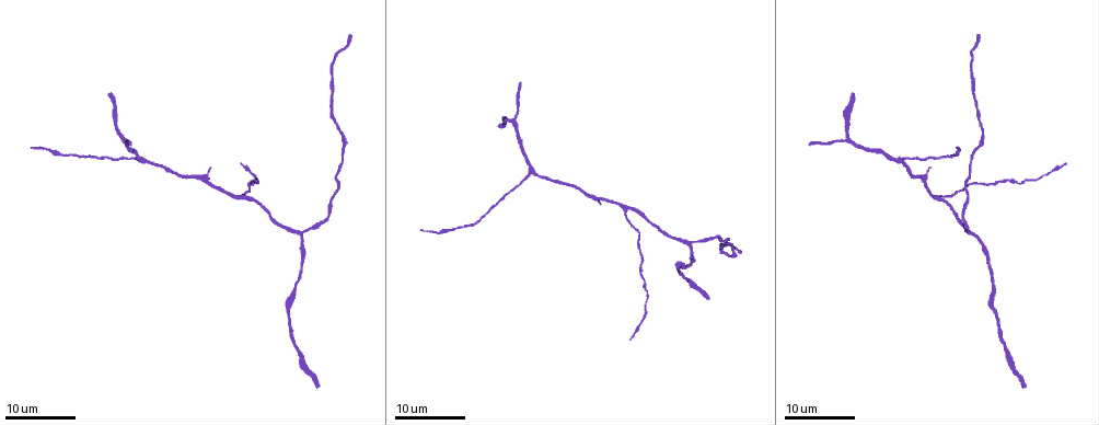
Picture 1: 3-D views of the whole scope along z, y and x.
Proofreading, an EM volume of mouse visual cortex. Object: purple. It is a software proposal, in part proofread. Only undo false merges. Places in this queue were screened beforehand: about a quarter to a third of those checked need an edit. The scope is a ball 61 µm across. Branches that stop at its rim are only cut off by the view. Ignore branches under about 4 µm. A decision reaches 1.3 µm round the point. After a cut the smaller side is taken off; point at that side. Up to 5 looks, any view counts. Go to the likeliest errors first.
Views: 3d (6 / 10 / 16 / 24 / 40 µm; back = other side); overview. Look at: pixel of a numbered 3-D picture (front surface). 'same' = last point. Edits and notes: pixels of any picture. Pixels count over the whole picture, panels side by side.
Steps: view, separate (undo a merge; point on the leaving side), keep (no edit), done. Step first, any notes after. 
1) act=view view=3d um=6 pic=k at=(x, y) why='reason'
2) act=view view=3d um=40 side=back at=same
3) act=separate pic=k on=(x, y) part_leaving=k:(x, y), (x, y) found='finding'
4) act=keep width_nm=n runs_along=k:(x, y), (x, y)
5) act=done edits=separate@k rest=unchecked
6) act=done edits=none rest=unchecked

act=view view=3d um=16 pic=1 at=(625, 209) why='thin arm on a thick one'

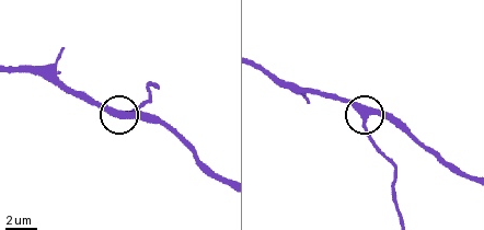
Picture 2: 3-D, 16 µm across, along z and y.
act=view view=3d um=6 pic=2 at=(117, 113)

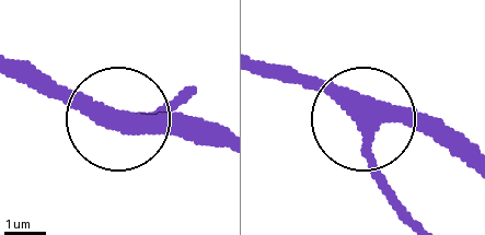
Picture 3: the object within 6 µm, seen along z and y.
act=keep runs_along=3:(464, 163), (412, 128), (364, 125), (367, 163), (399, 212) found='continuous, no second neuron'

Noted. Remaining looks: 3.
act=view view=3d um=16 pic=1 at=(530, 171) why='three arms meet'

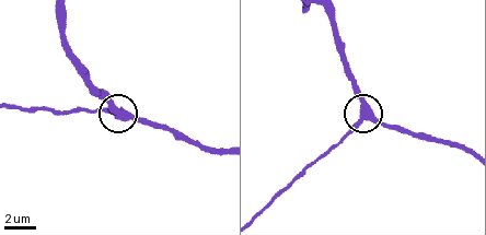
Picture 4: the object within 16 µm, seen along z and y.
act=view view=3d um=6 pic=4 at=(362, 116)

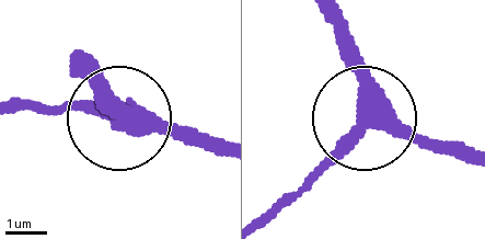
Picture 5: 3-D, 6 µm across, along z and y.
act=view view=3d um=6 side=back pic=5 at=(365, 116)

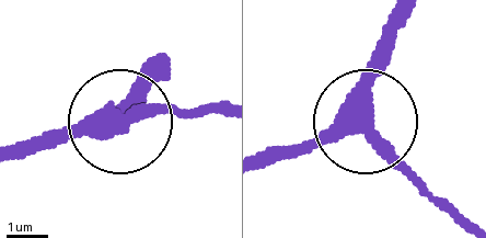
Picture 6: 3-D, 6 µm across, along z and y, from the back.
act=keep width_nm=420 runs_along=6:(265, 158), (367, 123), (380, 32) found='one neuron here'

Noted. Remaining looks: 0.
act=done edits=none rest=unchecked

